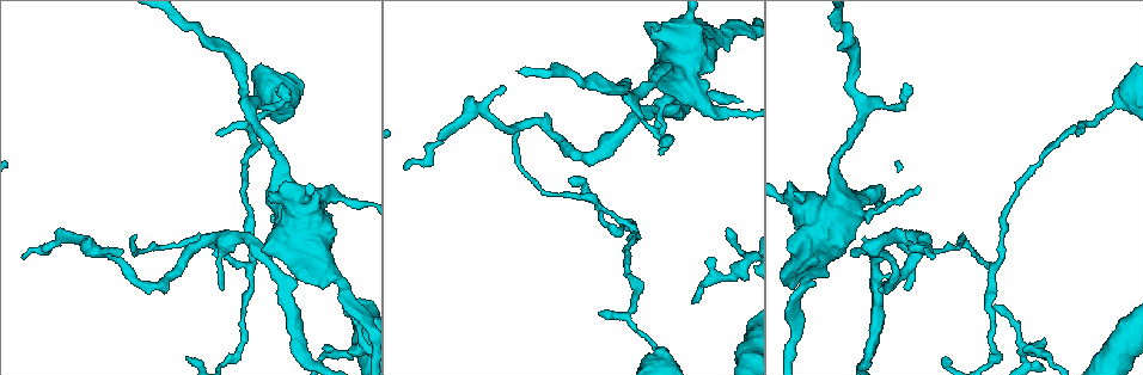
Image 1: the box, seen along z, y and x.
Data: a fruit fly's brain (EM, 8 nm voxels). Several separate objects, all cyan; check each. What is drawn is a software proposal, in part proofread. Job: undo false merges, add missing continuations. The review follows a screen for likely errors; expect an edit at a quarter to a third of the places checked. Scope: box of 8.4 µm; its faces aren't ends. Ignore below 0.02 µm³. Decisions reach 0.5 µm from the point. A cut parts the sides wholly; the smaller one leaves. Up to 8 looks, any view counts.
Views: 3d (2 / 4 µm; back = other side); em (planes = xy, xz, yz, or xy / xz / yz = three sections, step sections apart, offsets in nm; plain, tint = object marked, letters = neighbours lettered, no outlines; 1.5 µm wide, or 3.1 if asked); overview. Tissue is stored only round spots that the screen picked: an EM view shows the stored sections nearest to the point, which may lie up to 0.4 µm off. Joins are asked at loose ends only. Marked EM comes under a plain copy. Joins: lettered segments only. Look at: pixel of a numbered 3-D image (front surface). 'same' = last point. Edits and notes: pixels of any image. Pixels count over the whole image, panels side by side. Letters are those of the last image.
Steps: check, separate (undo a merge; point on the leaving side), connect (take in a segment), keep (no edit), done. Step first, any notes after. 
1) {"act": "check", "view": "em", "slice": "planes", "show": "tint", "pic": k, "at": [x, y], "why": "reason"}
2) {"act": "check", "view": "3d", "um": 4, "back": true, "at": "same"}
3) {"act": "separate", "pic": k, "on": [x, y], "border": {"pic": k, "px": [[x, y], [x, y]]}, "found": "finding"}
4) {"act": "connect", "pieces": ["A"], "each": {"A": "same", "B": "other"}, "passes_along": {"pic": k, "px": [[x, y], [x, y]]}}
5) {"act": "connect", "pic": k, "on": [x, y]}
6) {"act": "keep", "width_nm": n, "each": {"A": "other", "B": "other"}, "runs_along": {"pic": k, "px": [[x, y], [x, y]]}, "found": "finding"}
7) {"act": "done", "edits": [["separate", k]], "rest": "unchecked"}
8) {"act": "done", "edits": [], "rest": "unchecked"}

{"act": "check", "view": "3d", "um": 4, "pic": 1, "at": [206, 241]}

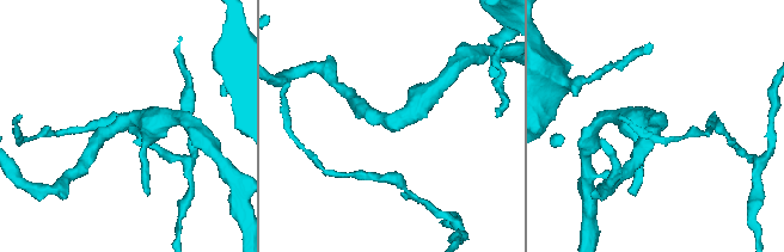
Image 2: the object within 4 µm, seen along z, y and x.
{"act": "check", "view": "em", "slice": "yz", "step": 4, "show": "tint", "pic": 2, "at": [393, 119], "arm_widths_nm": [220, 400], "why": "now the EM"}

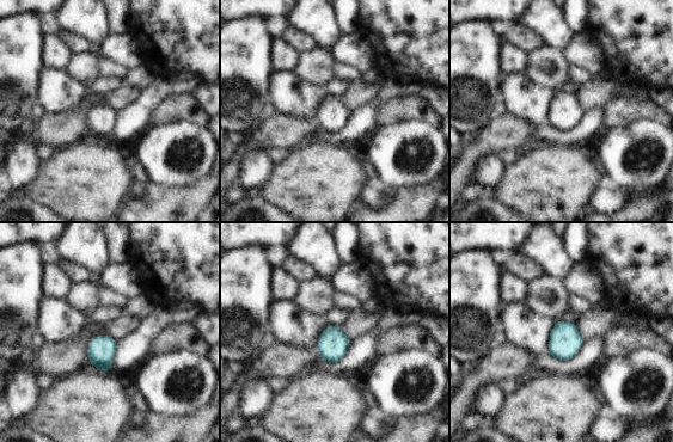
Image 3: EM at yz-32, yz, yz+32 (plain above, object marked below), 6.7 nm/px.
{"act": "check", "view": "em", "slice": "planes", "show": "letters", "at": "same"}

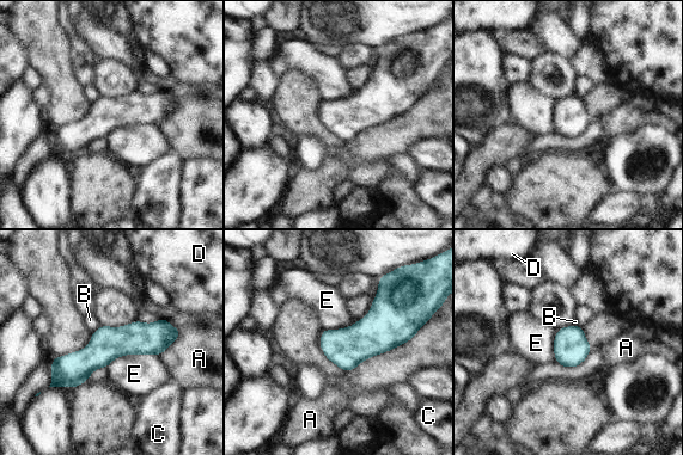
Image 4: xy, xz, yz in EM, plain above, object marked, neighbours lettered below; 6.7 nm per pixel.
{"act": "keep", "each": {"A": "other", "B": "other", "C": "other", "D": "other", "E": "other"}, "border": {"pic": 4, "px": [[158, 354], [124, 354], [108, 367]]}, "found": "continuous, no second neuron"}

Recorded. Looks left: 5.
{"act": "check", "view": "3d", "um": 4, "back": true, "pic": 1, "at": [994, 270], "why": "arms part here"}

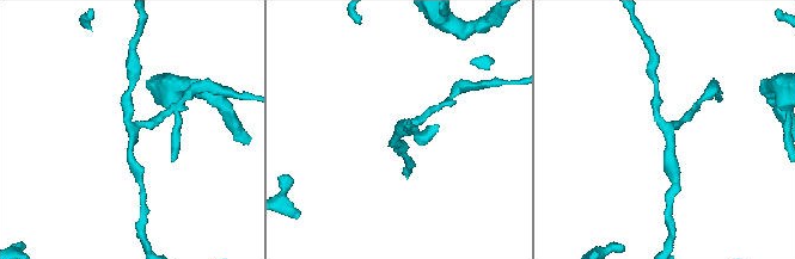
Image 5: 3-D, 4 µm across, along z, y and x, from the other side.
{"act": "check", "view": "em", "slice": "planes", "show": "letters", "pic": 5, "at": [133, 127], "arms": 3}

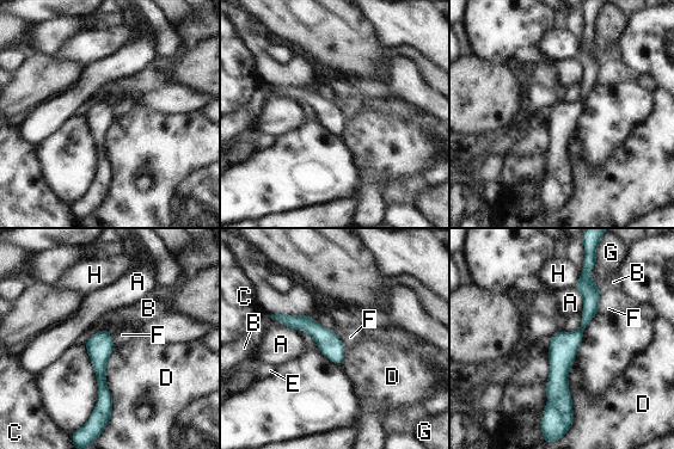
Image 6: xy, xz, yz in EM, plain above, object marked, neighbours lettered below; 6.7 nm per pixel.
{"act": "keep", "each": {"A": "other", "B": "other", "C": "other", "D": "other", "E": "other", "F": "other", "G": "other", "H": "other"}, "border": {"pic": 6, "px": [[604, 288], [599, 297], [598, 311]]}, "found": "all the same neuron"}

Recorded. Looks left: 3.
{"act": "check", "view": "em", "slice": "yz", "step": 8, "show": "tint", "pic": 1, "at": [281, 84], "why": "an open end"}

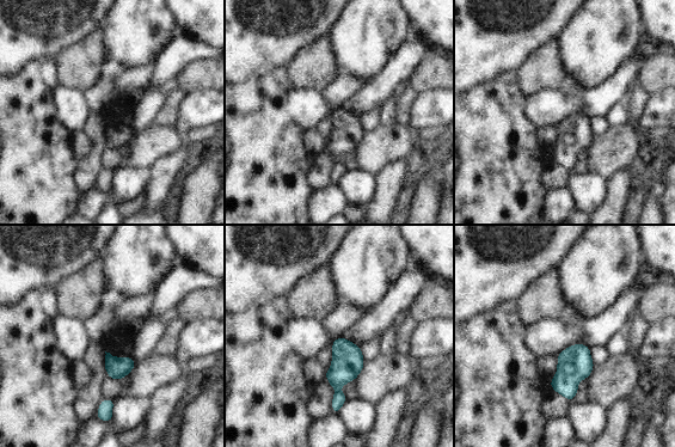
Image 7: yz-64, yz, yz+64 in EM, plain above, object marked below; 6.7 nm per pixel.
{"act": "check", "view": "em", "slice": "planes", "show": "letters", "at": "same"}

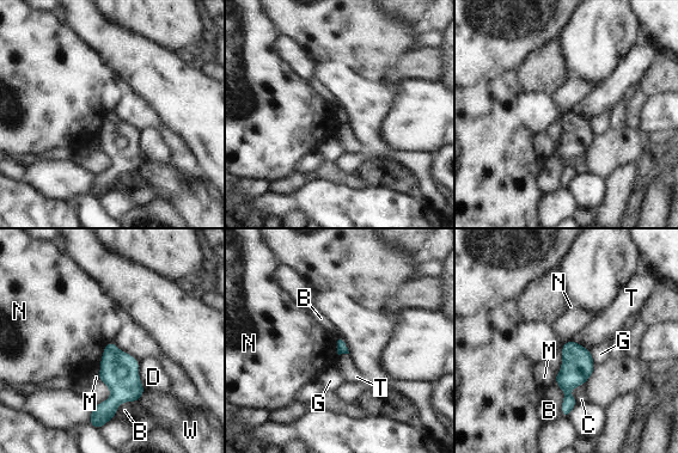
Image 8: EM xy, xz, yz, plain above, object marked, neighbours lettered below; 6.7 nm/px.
{"act": "keep", "longest_contact_nm": ["B", 260], "each": {"B": "other", "C": "other", "D": "other", "G": "other", "M": "other", "N": "other", "T": "other", "W": "other"}, "border": {"pic": 8, "px": [[335, 346], [338, 354]]}, "found": "none of them fits"}

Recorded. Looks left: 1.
{"act": "done", "edits": [], "rest": "unchecked"}

